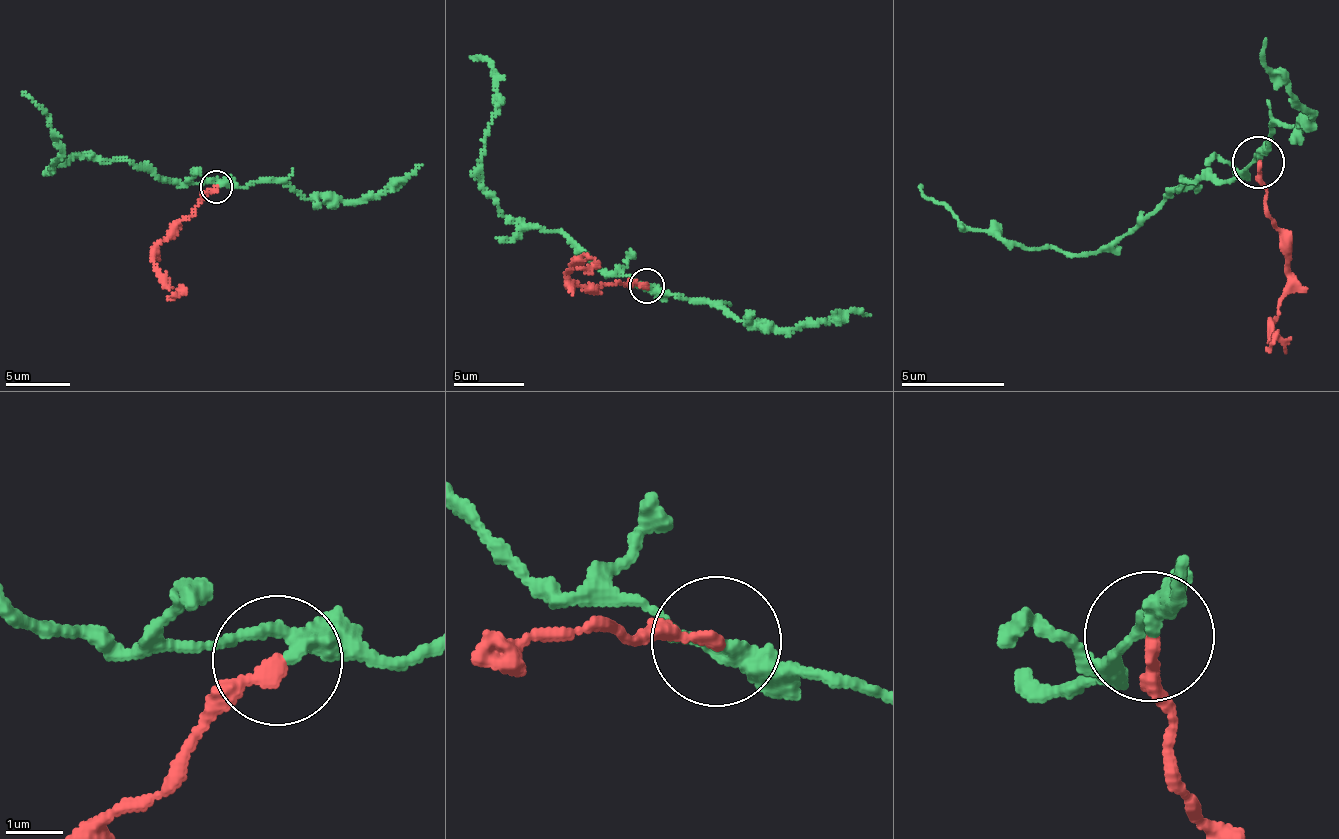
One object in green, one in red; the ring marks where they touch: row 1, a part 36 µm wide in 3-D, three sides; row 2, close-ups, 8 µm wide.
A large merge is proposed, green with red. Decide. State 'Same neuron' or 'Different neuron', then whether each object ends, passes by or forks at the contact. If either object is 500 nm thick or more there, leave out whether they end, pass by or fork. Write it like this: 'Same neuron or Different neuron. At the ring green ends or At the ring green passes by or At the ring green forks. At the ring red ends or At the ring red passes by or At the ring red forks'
Different neuron. At the ring green passes by. At the ring red ends

